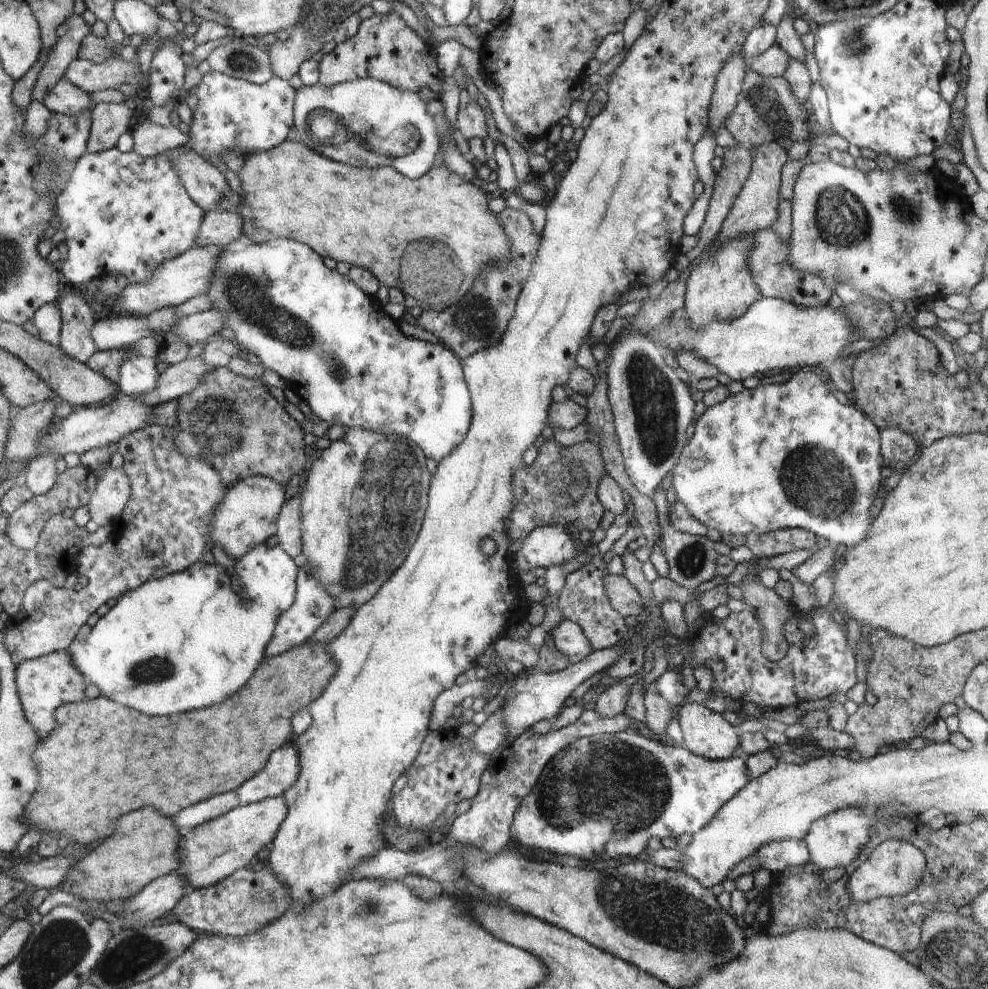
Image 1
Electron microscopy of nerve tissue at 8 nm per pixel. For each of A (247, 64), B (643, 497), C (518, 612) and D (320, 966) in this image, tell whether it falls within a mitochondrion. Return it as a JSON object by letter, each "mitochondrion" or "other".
{"A":"mitochondrion","B":"other","C":"other","D":"other"}

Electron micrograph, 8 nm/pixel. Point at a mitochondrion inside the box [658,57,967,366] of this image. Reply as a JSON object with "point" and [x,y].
{"point":[845,221]}

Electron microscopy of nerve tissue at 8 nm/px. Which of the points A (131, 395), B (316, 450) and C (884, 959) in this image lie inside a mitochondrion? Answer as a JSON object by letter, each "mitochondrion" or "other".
{"A":"other","B":"other","C":"other"}

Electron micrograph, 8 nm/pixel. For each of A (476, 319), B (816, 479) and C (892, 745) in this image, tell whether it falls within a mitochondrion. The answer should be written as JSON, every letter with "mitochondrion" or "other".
{"A":"mitochondrion","B":"mitochondrion","C":"other"}

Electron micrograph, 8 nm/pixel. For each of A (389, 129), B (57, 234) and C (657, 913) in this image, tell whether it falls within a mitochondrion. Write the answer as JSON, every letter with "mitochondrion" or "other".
{"A":"mitochondrion","B":"other","C":"mitochondrion"}

